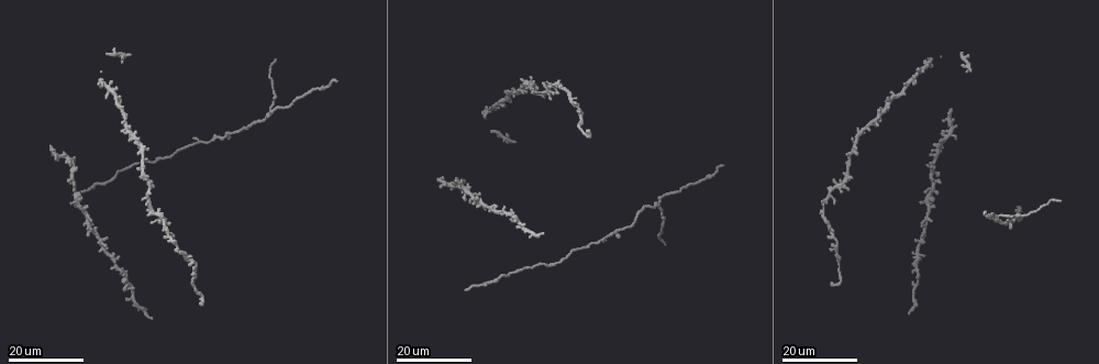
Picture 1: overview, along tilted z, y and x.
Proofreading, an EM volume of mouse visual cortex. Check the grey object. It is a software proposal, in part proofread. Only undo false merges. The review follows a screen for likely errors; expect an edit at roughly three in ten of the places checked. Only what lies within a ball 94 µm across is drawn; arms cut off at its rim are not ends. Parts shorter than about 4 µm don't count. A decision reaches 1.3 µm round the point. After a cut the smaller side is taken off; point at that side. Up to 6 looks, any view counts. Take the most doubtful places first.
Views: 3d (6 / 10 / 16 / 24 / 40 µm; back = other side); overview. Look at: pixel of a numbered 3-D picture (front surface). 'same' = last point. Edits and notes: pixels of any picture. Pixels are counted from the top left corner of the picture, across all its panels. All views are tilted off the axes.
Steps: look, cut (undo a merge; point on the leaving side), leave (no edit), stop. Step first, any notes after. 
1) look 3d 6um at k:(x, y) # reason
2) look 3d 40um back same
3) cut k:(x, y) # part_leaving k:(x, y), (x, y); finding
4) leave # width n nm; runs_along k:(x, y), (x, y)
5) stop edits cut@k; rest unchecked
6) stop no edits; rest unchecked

look 3d 24um at 1:(968, 66)

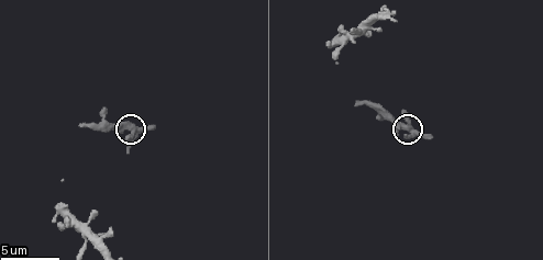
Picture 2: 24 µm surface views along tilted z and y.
look 3d 6um at 2:(130, 131)

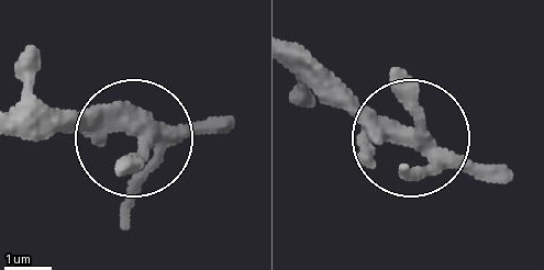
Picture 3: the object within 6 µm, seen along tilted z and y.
leave # all the same cell

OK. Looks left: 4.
look 3d 24um at 1:(938, 180) # two arms in line, one across

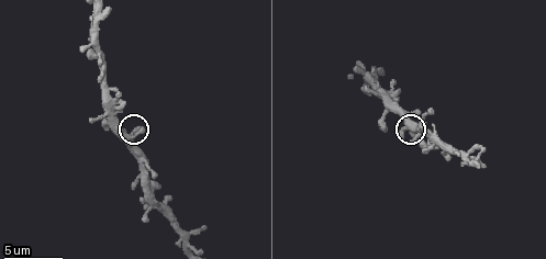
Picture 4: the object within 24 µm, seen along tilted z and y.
look 3d 10um at 4:(133, 134) # closer look

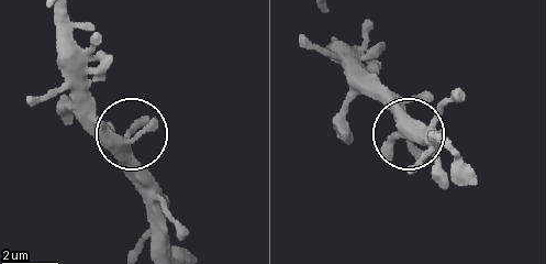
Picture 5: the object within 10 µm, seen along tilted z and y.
leave # width 270 nm; one cell here

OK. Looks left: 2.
look 3d 24um at 1:(835, 247) # thick turns thin

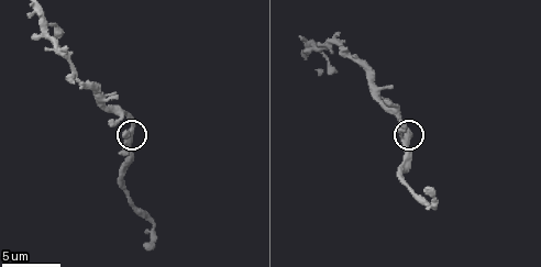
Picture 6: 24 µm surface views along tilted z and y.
look 3d 6um at 6:(134, 124) # zoom in

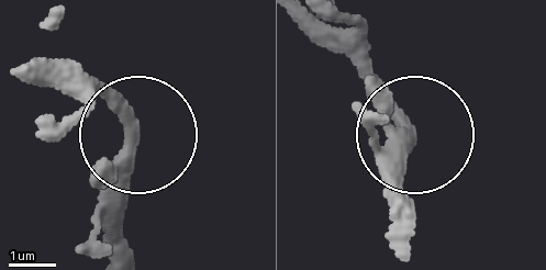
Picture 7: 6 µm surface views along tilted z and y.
leave # one cell here

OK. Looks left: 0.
stop no edits; rest unchecked

